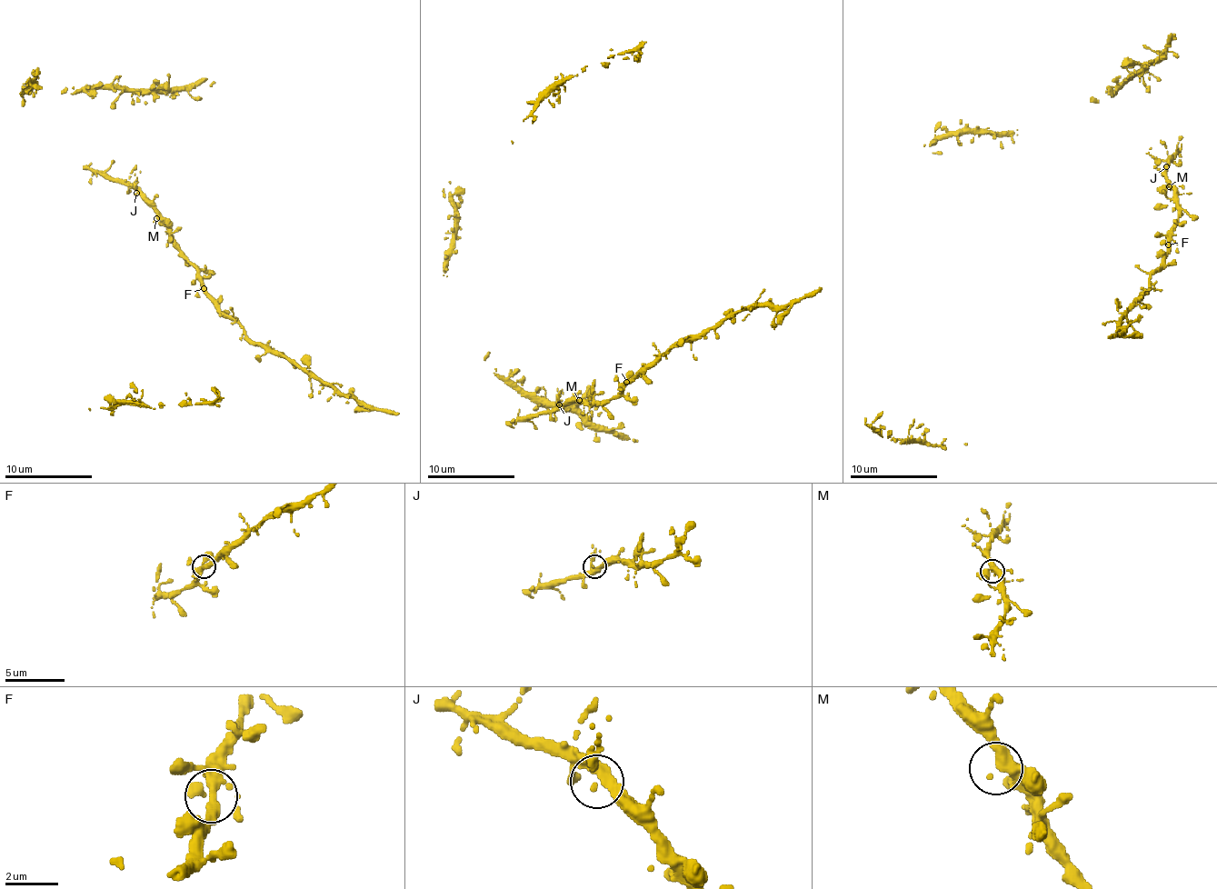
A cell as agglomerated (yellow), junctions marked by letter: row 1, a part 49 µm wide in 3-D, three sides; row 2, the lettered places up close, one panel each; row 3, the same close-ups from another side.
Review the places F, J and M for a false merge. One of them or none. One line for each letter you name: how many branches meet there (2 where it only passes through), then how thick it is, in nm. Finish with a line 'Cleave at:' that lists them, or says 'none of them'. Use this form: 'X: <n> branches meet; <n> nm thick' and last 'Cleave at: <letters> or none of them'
Cleave at: none of them

